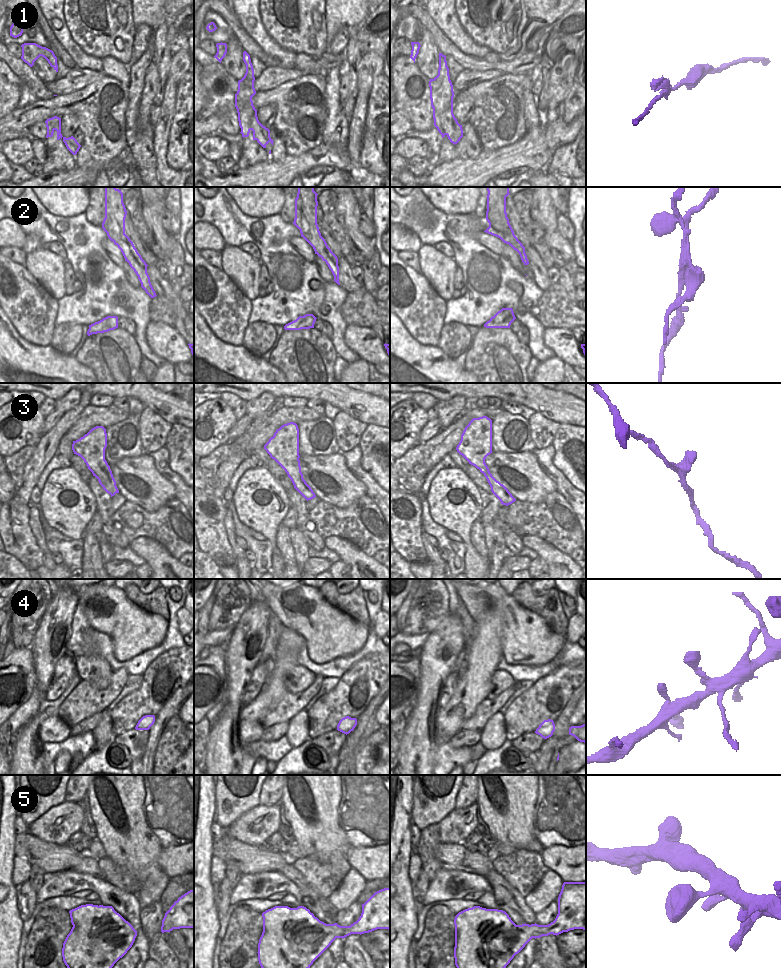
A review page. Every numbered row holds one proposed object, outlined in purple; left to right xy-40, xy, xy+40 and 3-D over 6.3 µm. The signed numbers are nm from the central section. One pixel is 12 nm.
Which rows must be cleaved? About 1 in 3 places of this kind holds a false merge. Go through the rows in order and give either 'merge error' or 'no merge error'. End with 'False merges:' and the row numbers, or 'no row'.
1: no merge error
2: merge error
3: no merge error
4: no merge error
5: no merge error
False merges: 2

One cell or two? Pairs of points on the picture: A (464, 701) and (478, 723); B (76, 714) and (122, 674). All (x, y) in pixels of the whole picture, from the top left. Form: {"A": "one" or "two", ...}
{"A": "two", "B": "one"}

